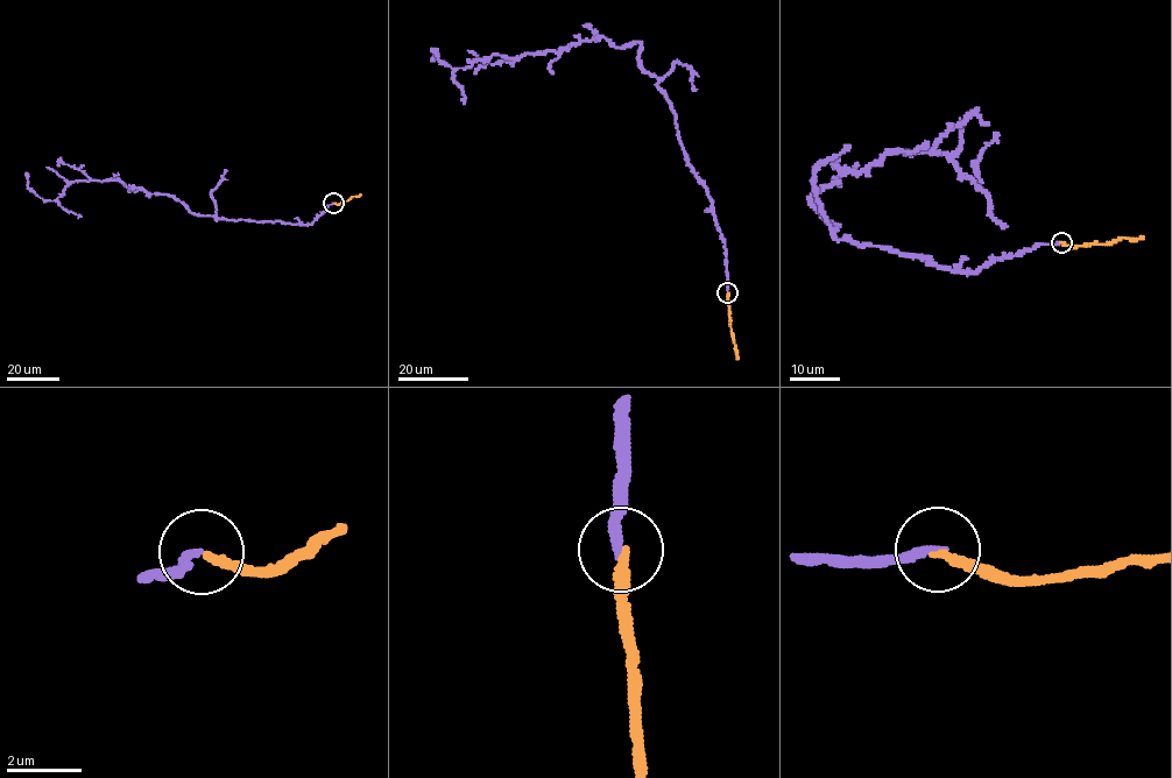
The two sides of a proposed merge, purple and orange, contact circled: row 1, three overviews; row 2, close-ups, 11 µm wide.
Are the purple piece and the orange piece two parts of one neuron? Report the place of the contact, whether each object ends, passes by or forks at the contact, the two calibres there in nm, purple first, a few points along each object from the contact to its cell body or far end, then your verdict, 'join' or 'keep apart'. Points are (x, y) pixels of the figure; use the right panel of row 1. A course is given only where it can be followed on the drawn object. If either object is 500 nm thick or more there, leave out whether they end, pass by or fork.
place (1061, 242); purple ends; orange ends; calibres 260 and 260 nm; course purple (1061, 242), (969, 273), (838, 239), (811, 200), (903, 150), (943, 153), (979, 188), (976, 161), (997, 133); course orange (1061, 242), (1102, 245), (1143, 237); join

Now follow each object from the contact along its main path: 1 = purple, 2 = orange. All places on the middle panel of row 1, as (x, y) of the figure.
1: (727, 292), (712, 202), (637, 42), (598, 37), (454, 69), (432, 49), (432, 61)
2: (727, 292), (729, 325), (736, 359)

